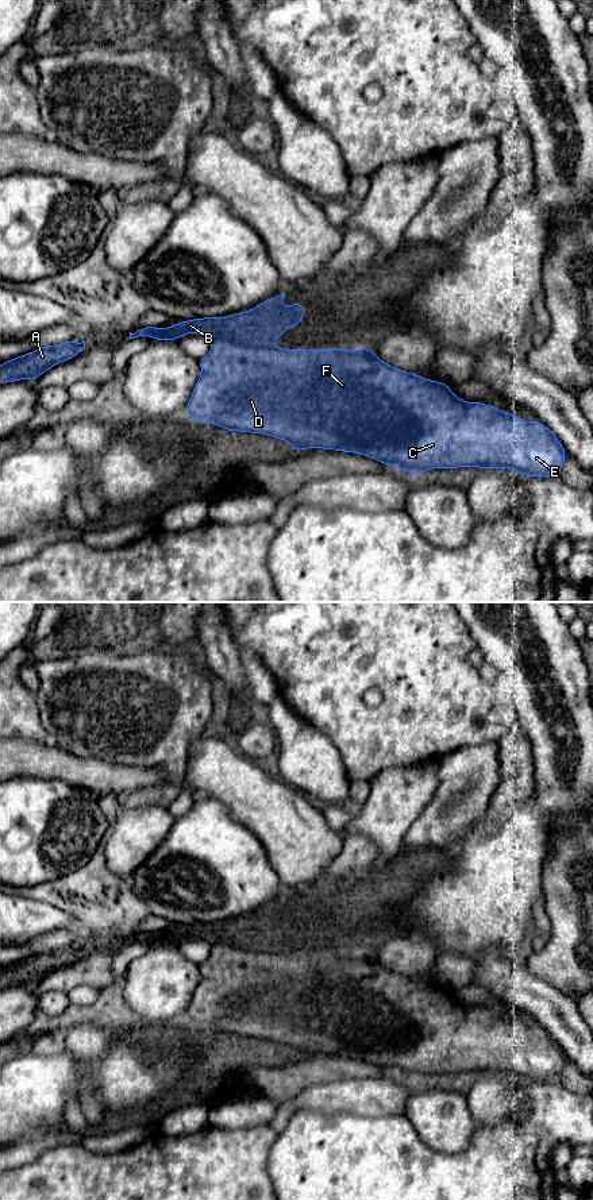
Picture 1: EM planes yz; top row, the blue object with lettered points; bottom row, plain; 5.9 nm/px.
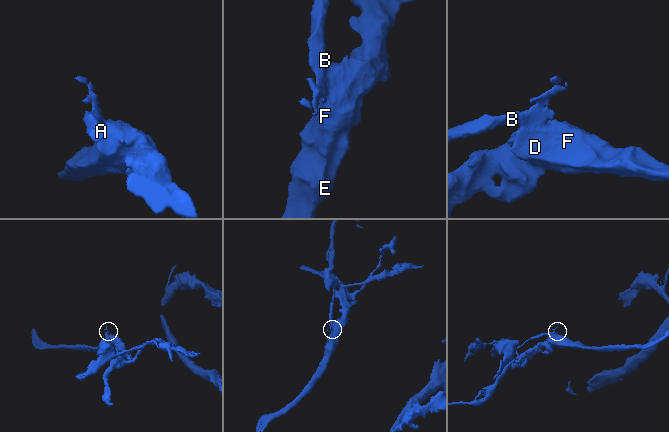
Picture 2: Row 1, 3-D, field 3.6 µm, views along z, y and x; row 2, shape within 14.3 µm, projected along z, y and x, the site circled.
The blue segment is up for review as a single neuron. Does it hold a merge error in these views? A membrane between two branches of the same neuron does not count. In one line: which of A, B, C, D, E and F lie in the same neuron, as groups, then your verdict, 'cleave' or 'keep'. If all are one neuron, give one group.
groups A B / C D E F; cleave

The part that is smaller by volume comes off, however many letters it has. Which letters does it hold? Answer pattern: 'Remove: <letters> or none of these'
Remove: A, B

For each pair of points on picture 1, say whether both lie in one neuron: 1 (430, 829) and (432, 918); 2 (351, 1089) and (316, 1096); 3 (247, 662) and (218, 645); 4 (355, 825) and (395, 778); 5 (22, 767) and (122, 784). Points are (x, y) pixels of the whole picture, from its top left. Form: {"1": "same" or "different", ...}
{"1": "different", "2": "same", "3": "different", "4": "same", "5": "same"}

